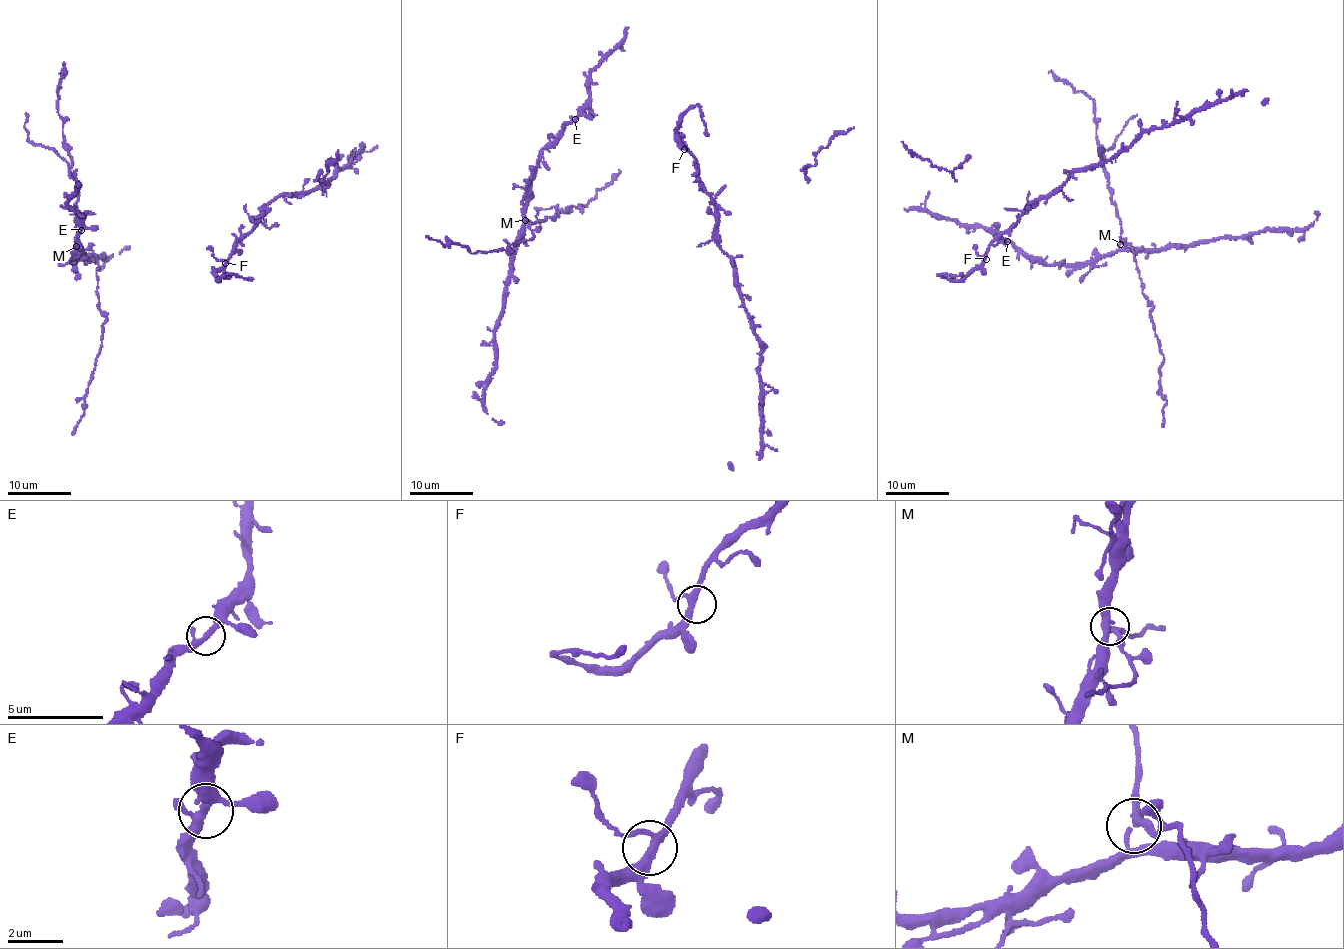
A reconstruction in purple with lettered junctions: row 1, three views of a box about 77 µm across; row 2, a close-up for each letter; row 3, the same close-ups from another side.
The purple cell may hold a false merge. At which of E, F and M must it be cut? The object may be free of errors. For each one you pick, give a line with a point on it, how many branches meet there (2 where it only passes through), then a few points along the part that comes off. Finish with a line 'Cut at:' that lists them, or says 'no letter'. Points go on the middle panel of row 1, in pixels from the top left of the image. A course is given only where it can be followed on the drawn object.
Cut at: no letter

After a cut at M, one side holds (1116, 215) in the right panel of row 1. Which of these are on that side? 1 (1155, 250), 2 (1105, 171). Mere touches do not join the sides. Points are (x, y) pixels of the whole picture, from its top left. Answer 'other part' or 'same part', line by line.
1: other part
2: same part

